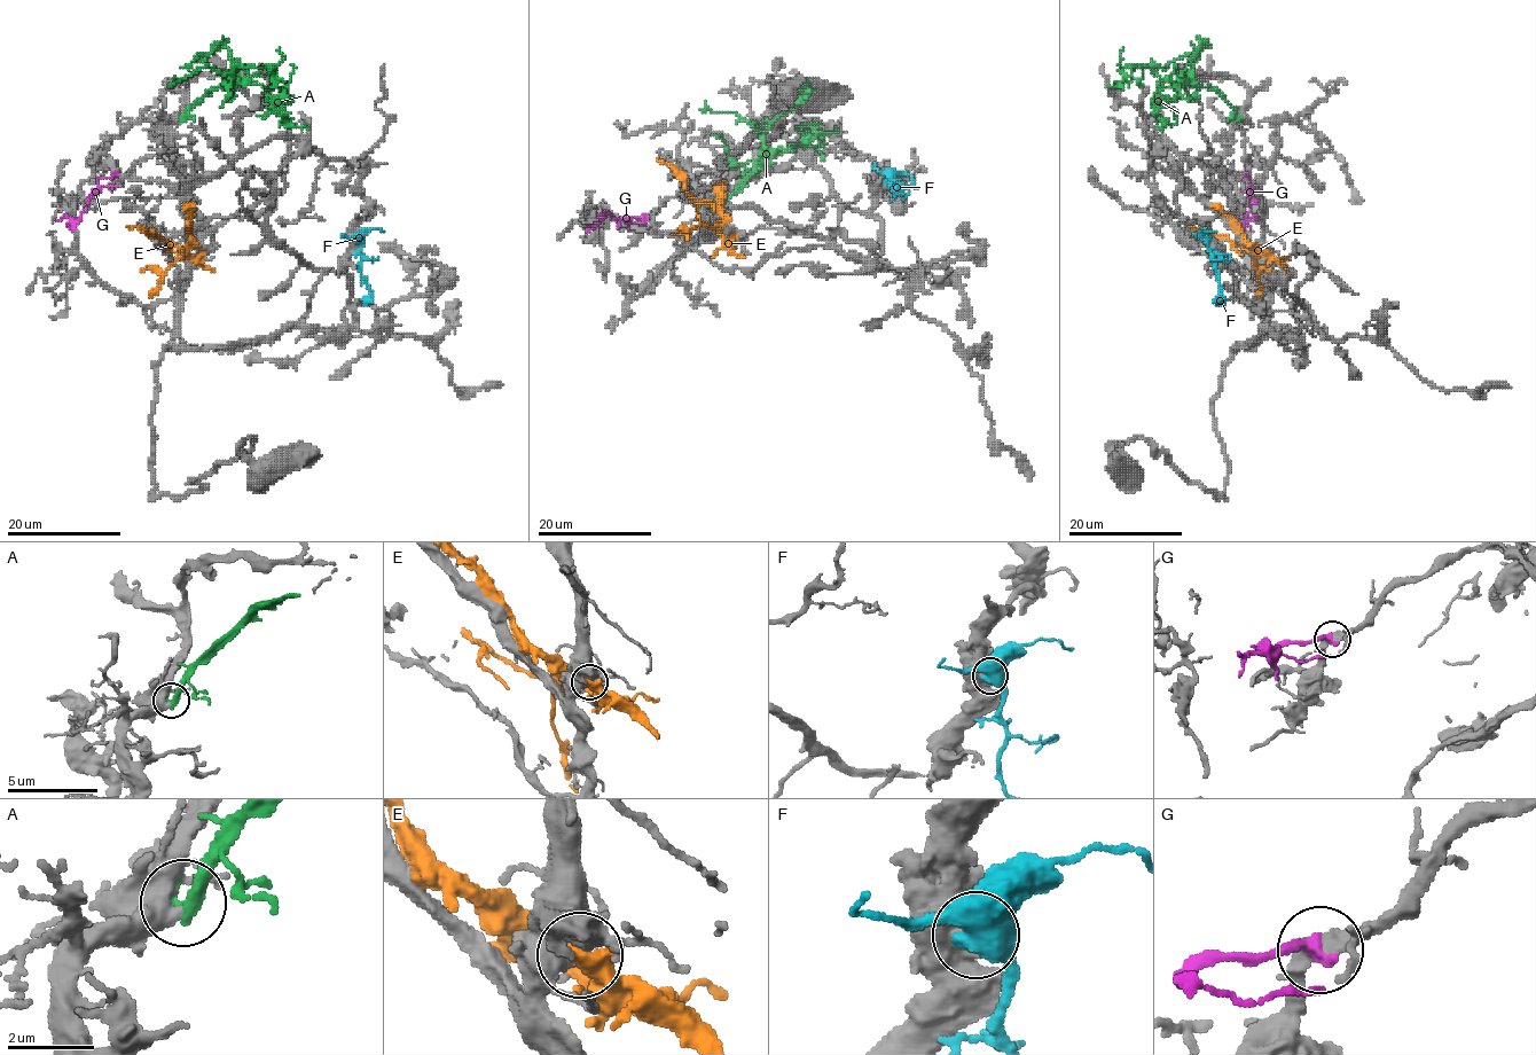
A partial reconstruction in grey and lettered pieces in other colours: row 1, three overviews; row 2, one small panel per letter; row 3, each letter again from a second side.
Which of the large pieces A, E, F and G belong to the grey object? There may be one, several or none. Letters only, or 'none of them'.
none of them

